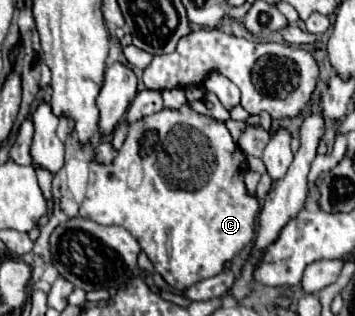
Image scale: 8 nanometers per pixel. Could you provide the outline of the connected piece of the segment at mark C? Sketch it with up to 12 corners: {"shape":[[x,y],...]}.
{"shape":[[190,102],[90,162],[80,216],[126,228],[174,290],[220,274],[260,202]]}

